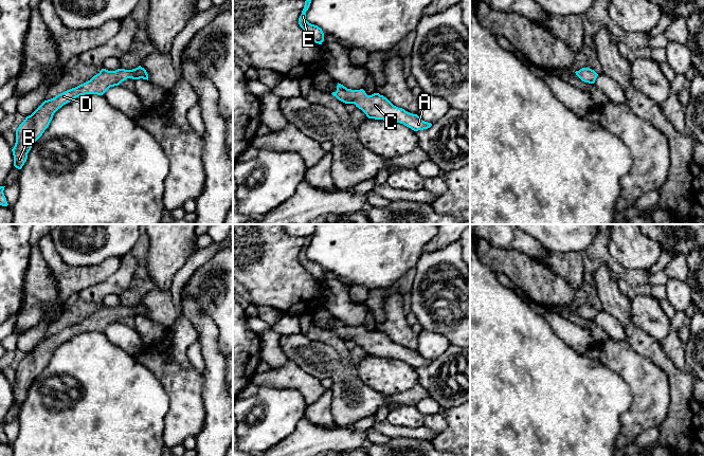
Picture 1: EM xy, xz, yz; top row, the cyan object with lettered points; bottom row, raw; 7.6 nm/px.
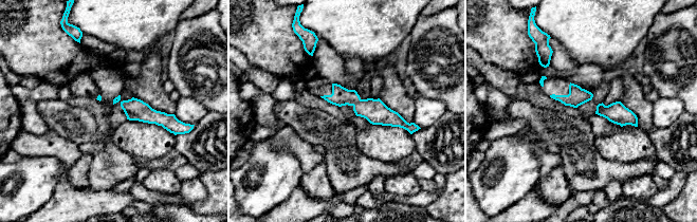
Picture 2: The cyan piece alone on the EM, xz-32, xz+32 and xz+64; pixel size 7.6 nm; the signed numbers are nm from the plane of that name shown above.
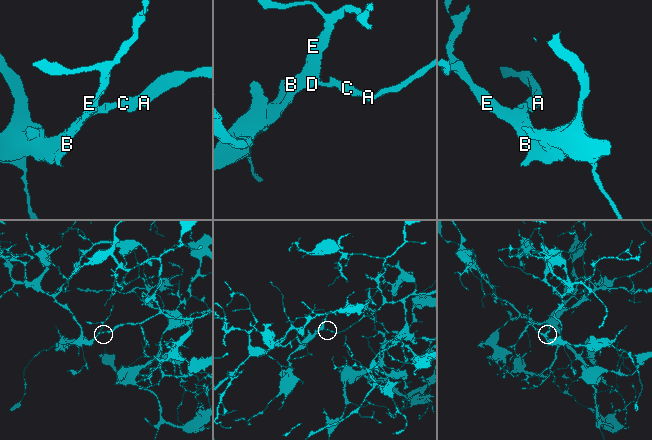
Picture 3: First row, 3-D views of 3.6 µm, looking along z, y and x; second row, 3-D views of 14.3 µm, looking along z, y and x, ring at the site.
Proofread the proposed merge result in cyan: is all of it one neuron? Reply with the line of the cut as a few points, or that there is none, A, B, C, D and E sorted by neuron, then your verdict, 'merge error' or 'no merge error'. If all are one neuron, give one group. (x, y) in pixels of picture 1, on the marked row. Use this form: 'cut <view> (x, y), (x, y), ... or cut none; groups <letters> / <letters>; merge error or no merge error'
cut none; groups A B C D E; no merge error

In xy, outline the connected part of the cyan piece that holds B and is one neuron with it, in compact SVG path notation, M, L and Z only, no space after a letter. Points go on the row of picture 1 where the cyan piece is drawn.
M141 66L132 70L108 71L102 69L90 80L44 101L31 115L25 117L16 130L16 143L12 149L14 166L18 169L22 168L32 146L49 127L54 113L59 108L80 95L103 95L110 87L119 86L127 78L148 80L148 74Z

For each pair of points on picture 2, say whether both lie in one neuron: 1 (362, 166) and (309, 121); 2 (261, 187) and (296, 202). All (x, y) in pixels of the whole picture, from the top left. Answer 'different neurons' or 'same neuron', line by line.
1: same neuron
2: different neurons

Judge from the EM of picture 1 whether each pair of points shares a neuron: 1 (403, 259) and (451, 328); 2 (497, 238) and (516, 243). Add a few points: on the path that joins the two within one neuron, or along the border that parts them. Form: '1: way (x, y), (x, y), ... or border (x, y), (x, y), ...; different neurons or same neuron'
1: border (422, 251), (414, 267); different neurons
2: way (501, 238), (511, 239); same neuron

